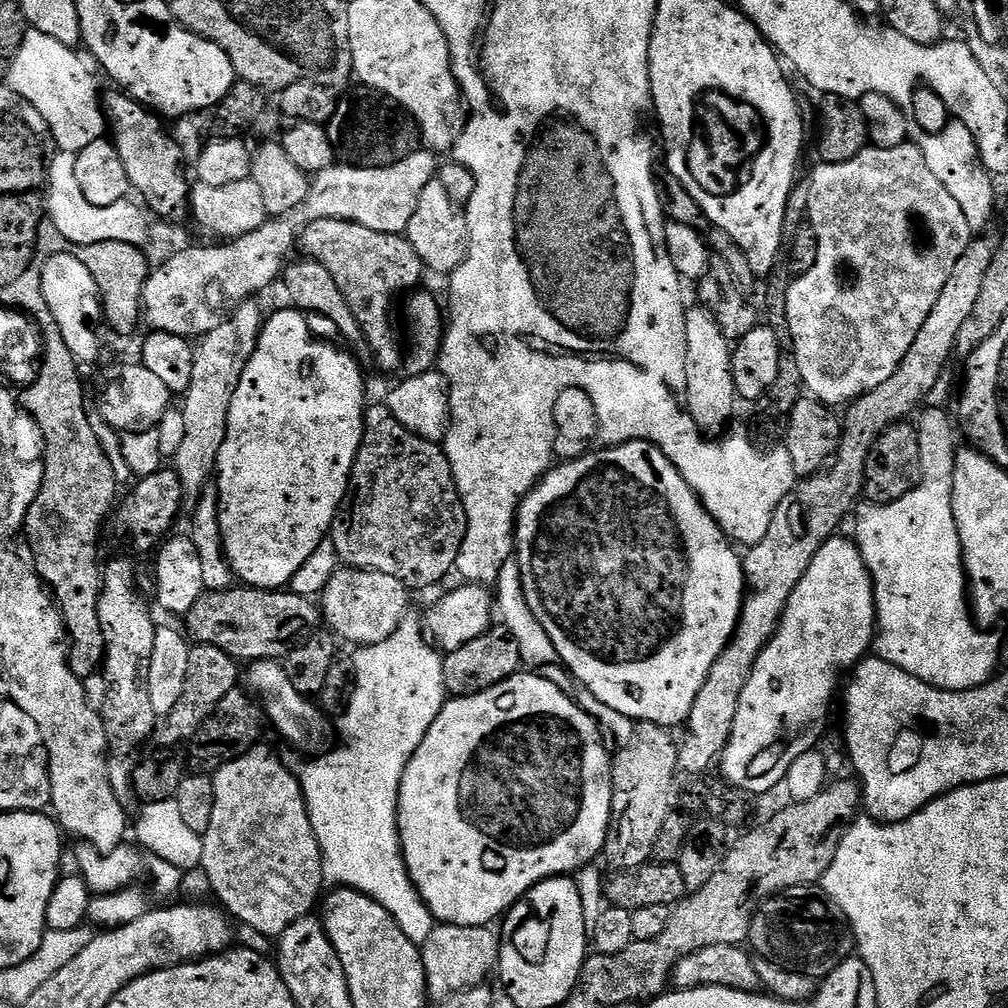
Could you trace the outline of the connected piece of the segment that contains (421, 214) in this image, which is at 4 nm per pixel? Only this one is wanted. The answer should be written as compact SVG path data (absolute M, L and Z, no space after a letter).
M440 179L430 181L422 190L422 198L418 198L418 210L414 210L414 218L410 218L406 235L429 273L450 274L462 266L468 253L468 218L465 209L454 203L450 194L446 194Z

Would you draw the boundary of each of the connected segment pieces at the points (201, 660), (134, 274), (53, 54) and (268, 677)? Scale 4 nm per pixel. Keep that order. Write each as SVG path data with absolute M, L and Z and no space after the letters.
M196 644L190 647L190 670L186 670L186 687L182 689L182 698L174 705L174 710L157 723L154 733L156 748L174 748L184 746L191 741L192 735L212 716L214 706L238 686L242 676L241 665L226 650L209 644Z
M64 241L64 248L56 248L56 254L70 253L78 262L92 273L95 284L99 287L101 304L104 310L104 322L120 336L132 335L140 320L140 296L148 278L147 253L137 246L124 242L98 242L92 245L76 245Z
M29 31L24 37L24 45L16 56L11 57L12 73L6 80L7 87L35 106L40 112L40 119L50 131L56 135L56 148L59 151L74 153L86 150L86 146L99 144L106 136L106 112L102 107L101 93L96 93L96 80L92 72L80 61L79 51L62 46L62 42L54 42L54 38L46 38L46 34Z
M258 660L249 663L246 668L247 687L258 697L269 725L272 724L293 744L301 748L304 754L320 754L329 747L328 720L325 709L315 699L303 696L290 682L283 663L279 660Z

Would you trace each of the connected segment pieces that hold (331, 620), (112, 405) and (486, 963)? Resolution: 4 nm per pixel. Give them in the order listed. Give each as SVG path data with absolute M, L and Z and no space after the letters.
M347 566L337 567L337 572L324 584L324 593L318 596L318 607L323 623L333 636L348 644L363 646L386 642L394 630L409 615L410 589L398 578L378 570L362 570Z
M143 363L112 364L96 376L96 402L102 419L120 434L125 432L151 433L160 423L162 414L173 403L174 394L163 382L152 379Z
M437 923L432 929L430 938L422 945L424 969L428 975L428 990L433 997L447 998L453 992L467 992L481 987L480 983L488 975L497 971L500 962L500 936L492 926L454 926Z

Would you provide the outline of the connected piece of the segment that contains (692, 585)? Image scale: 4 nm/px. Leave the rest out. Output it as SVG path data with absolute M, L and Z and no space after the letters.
M631 440L622 445L612 447L601 447L599 450L593 450L586 456L579 456L577 460L566 460L557 463L548 469L538 483L528 491L528 495L520 502L520 509L516 511L516 534L514 537L514 557L521 568L522 588L525 591L526 602L529 610L534 617L541 623L542 630L546 630L554 648L557 650L559 661L564 668L571 673L573 681L585 684L589 688L590 696L597 699L598 702L605 703L611 709L616 710L618 714L625 715L626 718L646 724L657 724L669 730L675 729L675 724L683 725L690 714L690 706L694 706L694 698L698 698L698 690L702 690L702 682L706 682L706 674L710 674L710 666L722 654L722 650L730 642L730 638L736 629L736 623L740 617L740 611L744 605L744 593L746 591L746 581L744 578L744 562L741 553L736 553L733 541L729 540L728 535L720 528L718 521L704 509L704 503L696 497L696 491L682 478L682 474L672 465L672 459L665 454L657 444L651 444L649 440Z

